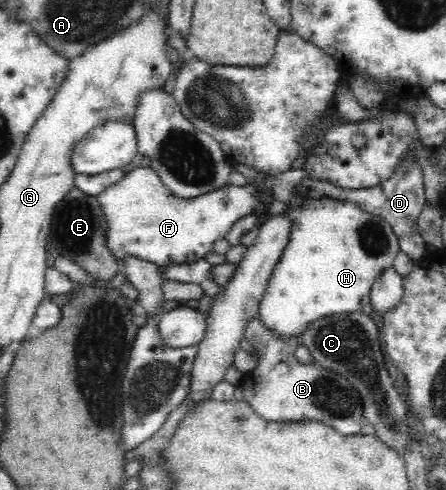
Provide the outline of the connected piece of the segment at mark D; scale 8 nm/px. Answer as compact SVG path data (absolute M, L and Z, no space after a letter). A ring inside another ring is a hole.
M412 154L406 155L407 157L399 163L395 175L392 175L388 181L382 181L380 185L370 189L362 189L360 191L341 189L324 181L315 181L307 177L295 188L295 191L308 192L312 198L343 198L346 201L356 203L360 209L368 212L368 214L372 214L372 216L384 218L398 236L401 250L407 253L413 260L419 261L425 256L427 247L418 229L420 213L422 213L422 209L428 203L426 184L424 184L424 172L422 172L420 164L416 162L416 158Z

